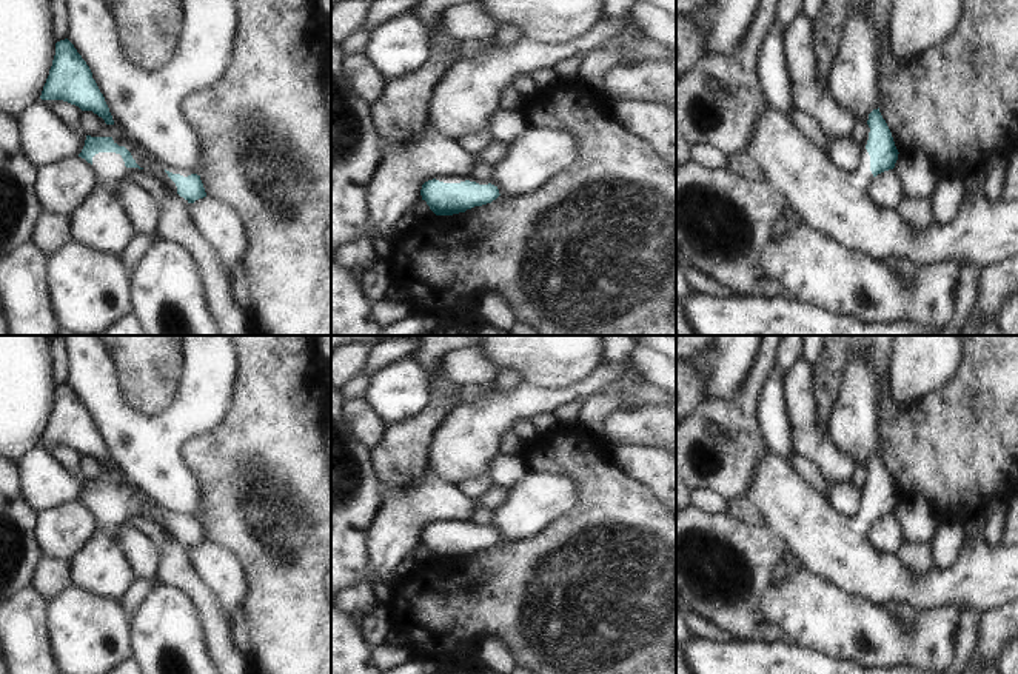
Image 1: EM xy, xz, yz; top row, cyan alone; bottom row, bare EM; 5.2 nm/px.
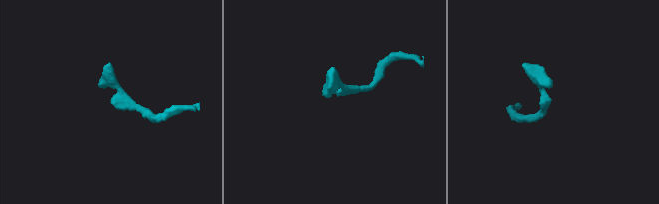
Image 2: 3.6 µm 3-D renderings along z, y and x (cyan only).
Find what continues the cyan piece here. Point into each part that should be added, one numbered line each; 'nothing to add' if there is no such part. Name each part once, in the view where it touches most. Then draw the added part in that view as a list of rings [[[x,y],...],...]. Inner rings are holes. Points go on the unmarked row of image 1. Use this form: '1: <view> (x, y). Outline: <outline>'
1: xy (99, 567). Outline: [[[99,497],[92,502],[97,529],[91,539],[71,557],[71,586],[109,600],[120,600],[134,580],[129,563],[120,543],[116,540],[126,529],[126,511],[120,499]]]

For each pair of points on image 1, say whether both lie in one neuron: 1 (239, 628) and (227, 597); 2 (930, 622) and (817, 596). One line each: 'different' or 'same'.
1: different
2: same

